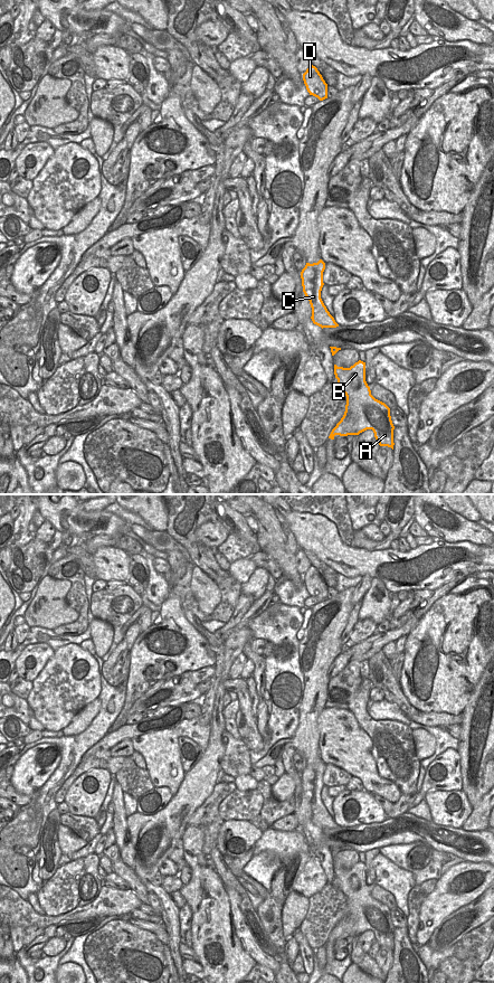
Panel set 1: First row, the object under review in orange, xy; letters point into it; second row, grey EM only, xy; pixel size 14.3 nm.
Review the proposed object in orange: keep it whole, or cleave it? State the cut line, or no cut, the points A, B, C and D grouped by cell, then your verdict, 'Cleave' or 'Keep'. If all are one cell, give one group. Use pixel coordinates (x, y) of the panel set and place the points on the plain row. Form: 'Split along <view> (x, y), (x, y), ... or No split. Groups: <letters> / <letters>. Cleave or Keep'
No split. Groups: A B C D. Keep.

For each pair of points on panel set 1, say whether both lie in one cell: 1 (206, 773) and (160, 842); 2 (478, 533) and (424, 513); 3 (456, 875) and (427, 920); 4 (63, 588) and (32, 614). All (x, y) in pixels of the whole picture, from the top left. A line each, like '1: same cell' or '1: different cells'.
1: same cell
2: same cell
3: same cell
4: same cell

